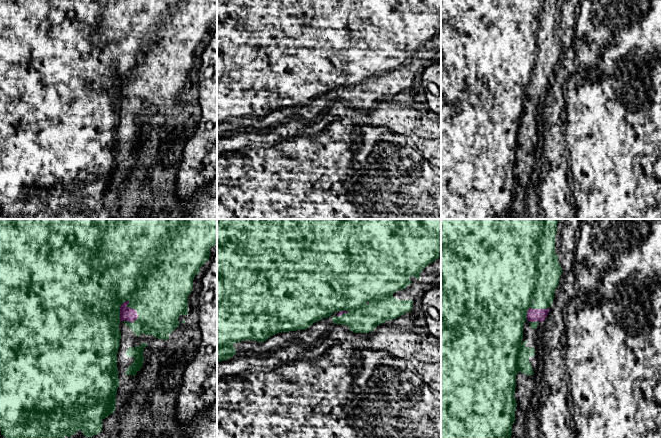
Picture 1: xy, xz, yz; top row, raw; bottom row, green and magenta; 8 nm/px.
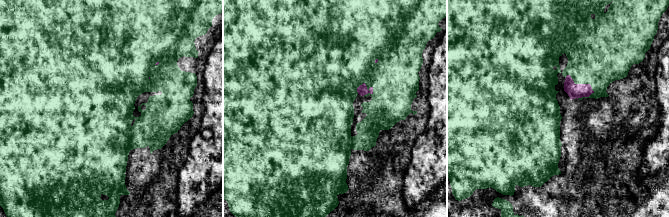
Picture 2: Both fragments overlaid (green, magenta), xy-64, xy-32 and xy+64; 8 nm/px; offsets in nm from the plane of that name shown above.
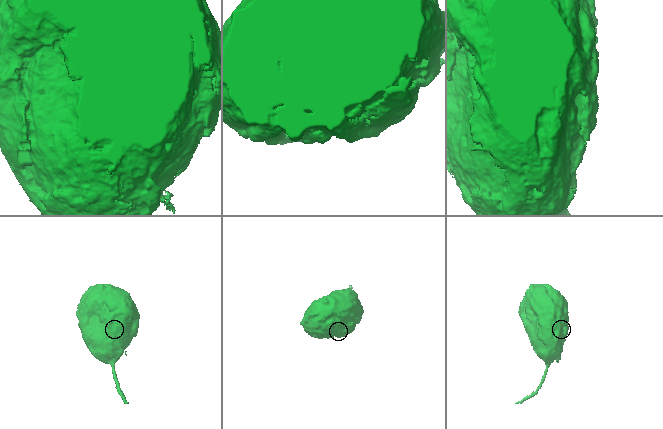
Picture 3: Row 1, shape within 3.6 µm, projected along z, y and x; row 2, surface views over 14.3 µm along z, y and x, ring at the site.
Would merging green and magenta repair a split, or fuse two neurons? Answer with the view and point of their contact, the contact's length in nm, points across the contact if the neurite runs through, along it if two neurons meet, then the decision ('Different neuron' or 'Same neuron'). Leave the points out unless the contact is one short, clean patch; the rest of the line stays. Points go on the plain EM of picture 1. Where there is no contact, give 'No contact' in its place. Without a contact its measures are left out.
Touches green at xy (128, 83). Shared border 200 nm. Same neuron

